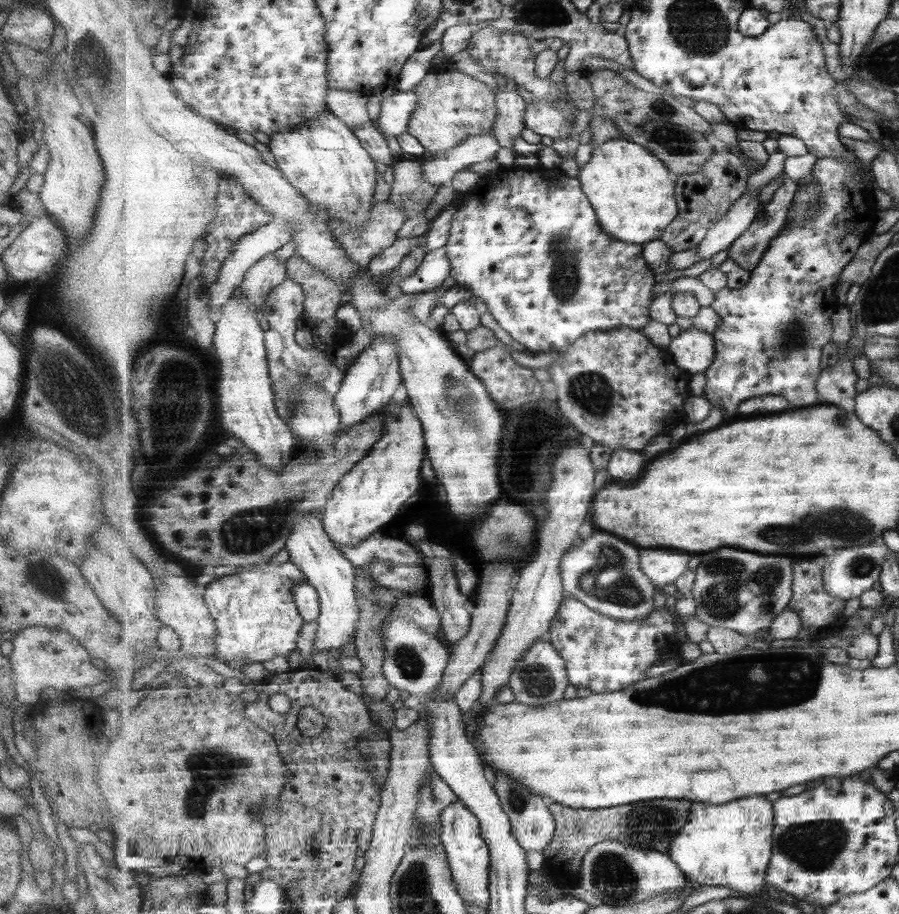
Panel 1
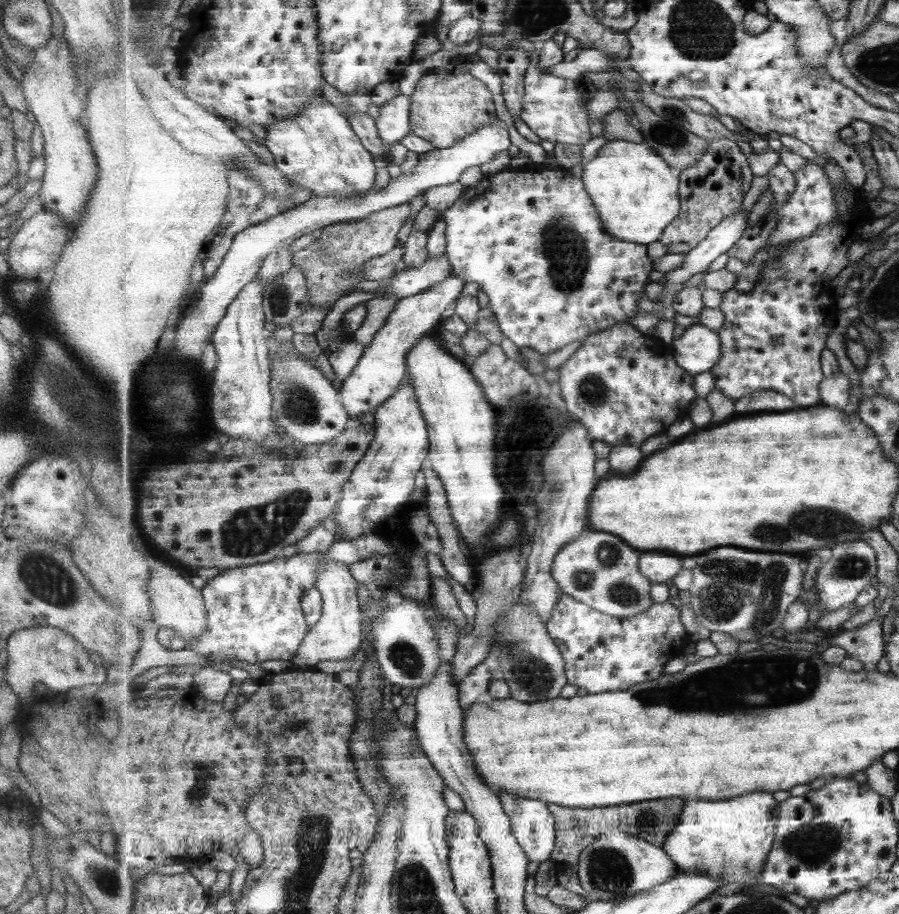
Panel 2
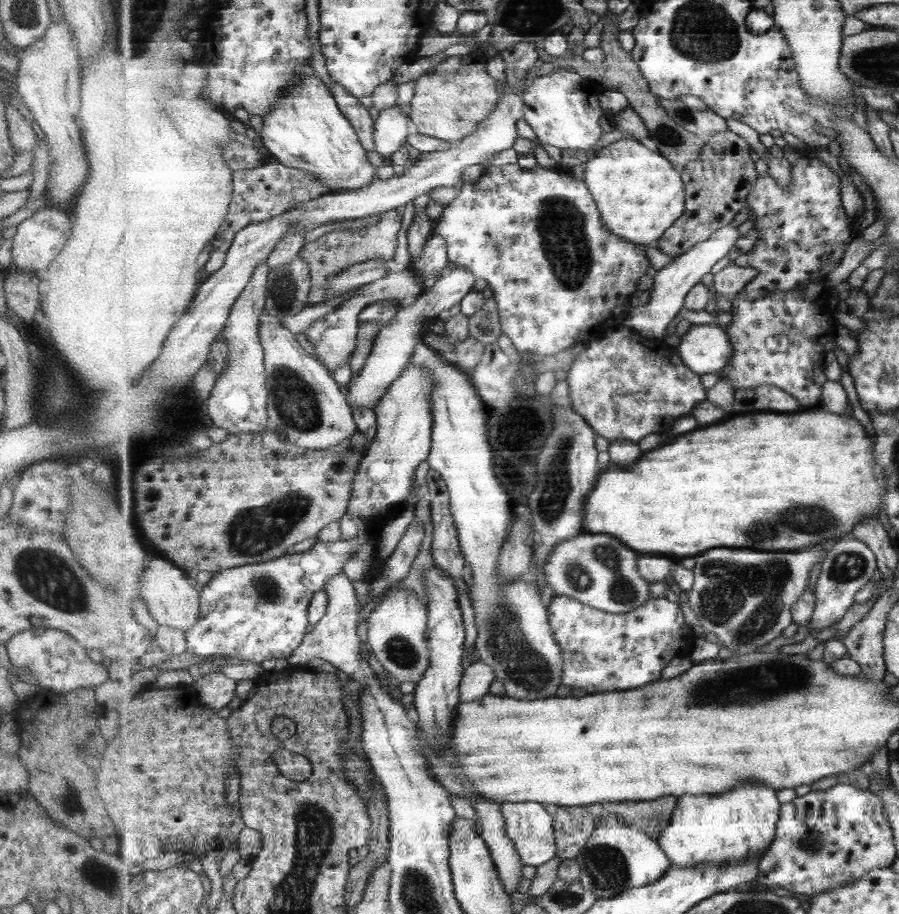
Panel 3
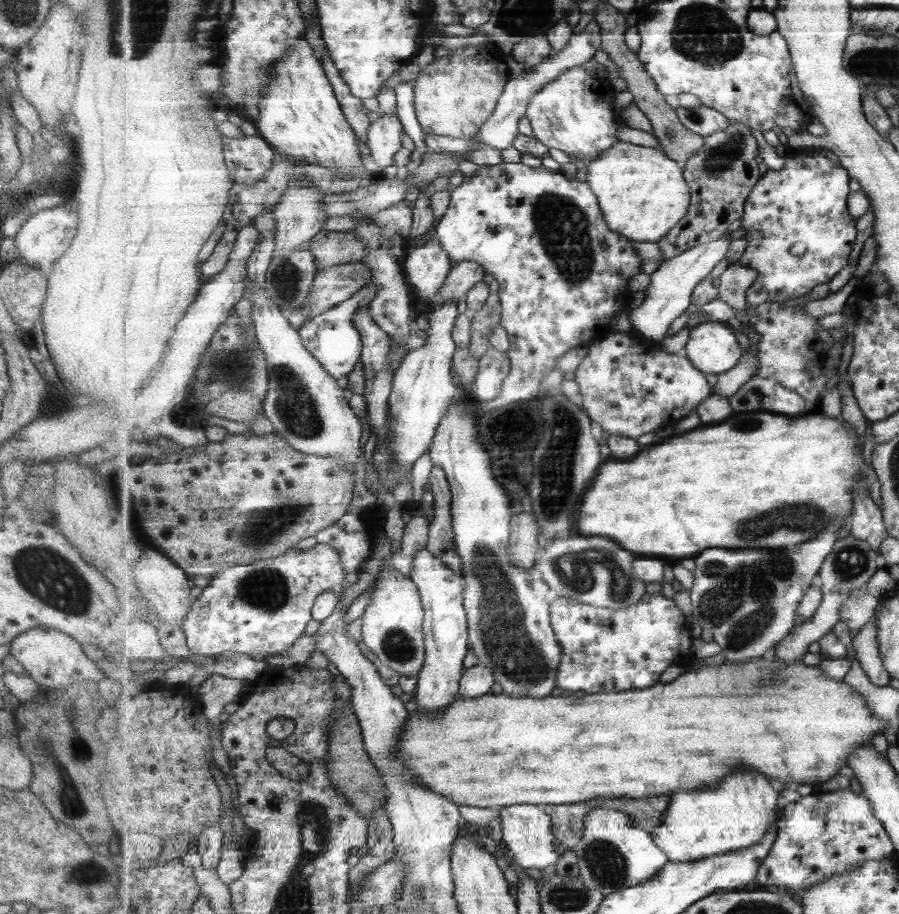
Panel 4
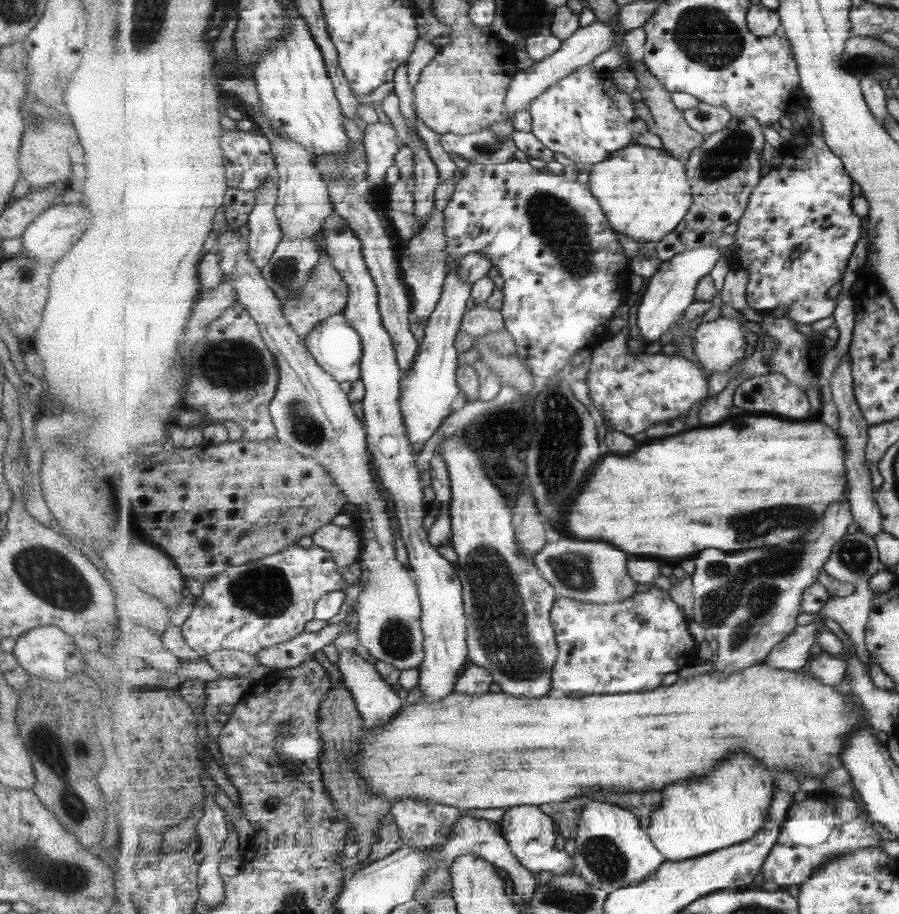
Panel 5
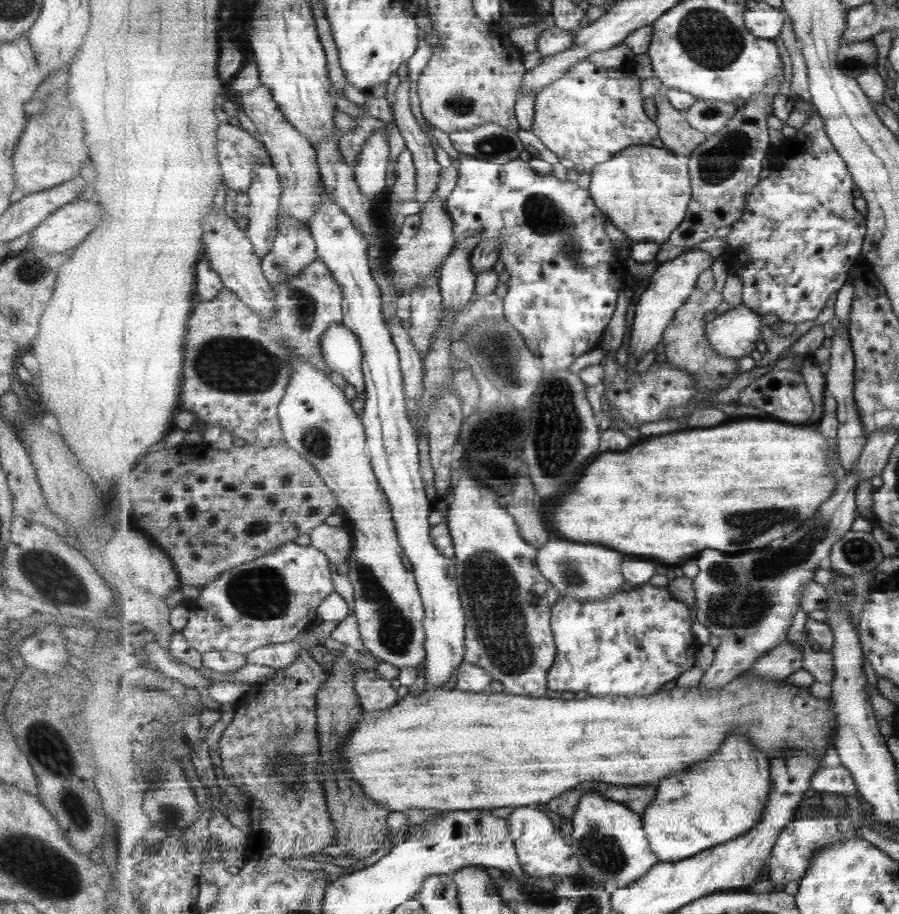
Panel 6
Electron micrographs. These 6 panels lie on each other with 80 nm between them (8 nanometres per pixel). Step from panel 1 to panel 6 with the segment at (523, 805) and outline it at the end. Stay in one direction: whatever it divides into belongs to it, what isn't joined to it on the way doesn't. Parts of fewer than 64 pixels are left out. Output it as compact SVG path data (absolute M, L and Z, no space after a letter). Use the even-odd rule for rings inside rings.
M519 807L508 816L511 837L516 841L521 866L535 878L559 876L574 877L581 873L580 860L575 856L572 845L567 845L559 833L557 820L550 817L539 807Z

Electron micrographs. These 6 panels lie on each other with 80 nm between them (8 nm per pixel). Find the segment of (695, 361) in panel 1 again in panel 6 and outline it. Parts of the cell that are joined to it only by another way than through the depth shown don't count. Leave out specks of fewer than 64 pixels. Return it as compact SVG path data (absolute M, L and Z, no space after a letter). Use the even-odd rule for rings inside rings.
M738 304L708 322L707 337L712 344L712 349L716 350L720 356L728 356L728 358L738 360L747 354L751 354L759 340L762 342L761 332L759 332L761 327L762 315L745 304Z

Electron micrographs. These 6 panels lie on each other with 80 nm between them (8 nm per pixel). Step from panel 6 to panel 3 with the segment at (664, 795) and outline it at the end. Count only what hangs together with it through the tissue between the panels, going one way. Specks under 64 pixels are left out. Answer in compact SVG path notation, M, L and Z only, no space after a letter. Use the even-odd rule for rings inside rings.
M751 784L745 788L737 788L725 796L681 796L672 818L672 823L661 833L658 843L669 855L672 864L689 868L701 866L708 862L720 864L739 864L760 856L760 852L768 850L776 839L777 823L780 819L782 803L777 800L777 790L765 784Z

